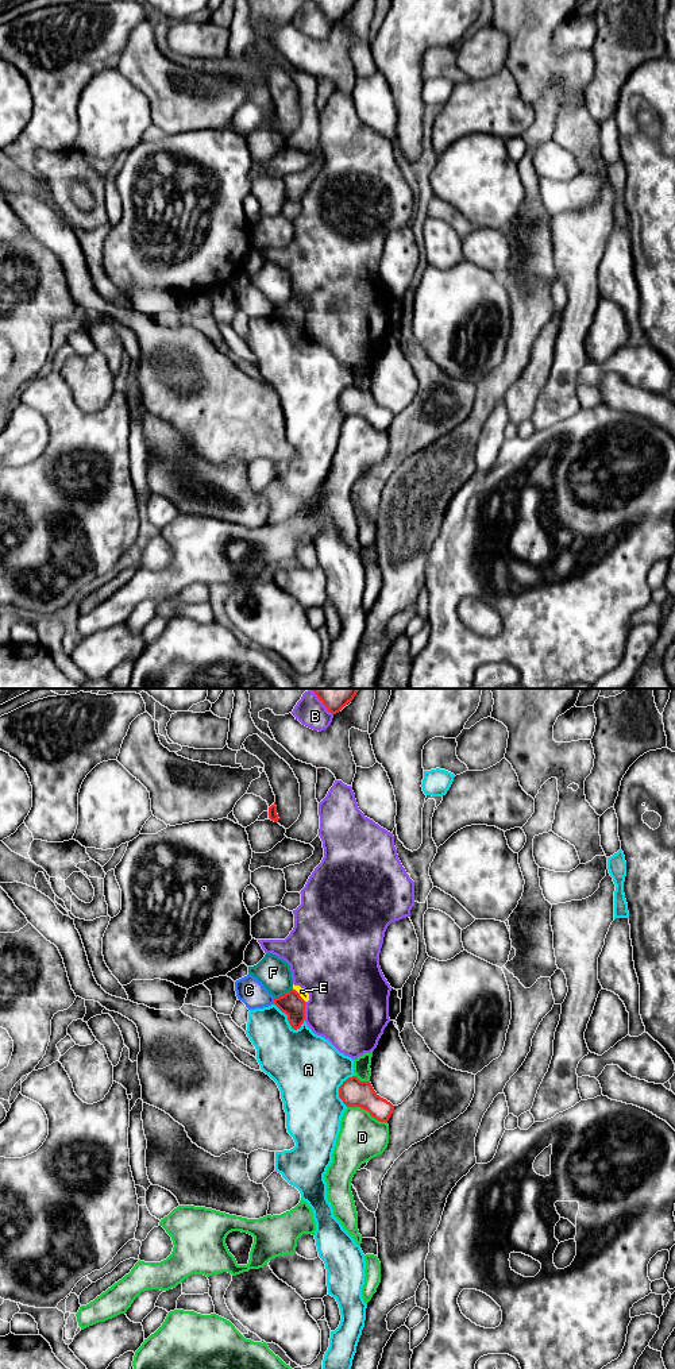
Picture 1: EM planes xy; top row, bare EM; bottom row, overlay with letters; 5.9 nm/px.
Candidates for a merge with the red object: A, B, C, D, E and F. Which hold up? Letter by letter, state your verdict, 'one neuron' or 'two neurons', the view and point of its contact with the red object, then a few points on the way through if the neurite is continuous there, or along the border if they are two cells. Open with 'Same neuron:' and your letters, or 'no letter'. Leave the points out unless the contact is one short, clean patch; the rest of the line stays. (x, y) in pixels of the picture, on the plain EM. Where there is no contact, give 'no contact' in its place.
Same neuron: no letter
A: two neurons | xy (288, 328)
B: two neurons | xy (304, 320)
C: two neurons | xy (274, 309)
D: two neurons | xy (367, 419)
E: two neurons | xy (299, 303) | along xy (292, 297), (305, 309)
F: two neurons | xy (285, 303)

